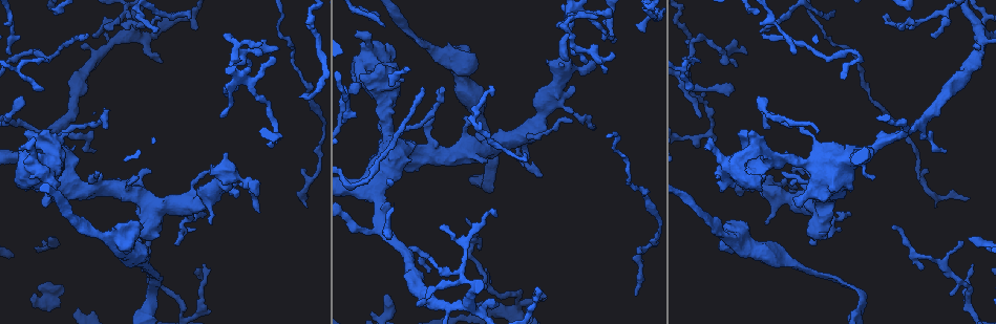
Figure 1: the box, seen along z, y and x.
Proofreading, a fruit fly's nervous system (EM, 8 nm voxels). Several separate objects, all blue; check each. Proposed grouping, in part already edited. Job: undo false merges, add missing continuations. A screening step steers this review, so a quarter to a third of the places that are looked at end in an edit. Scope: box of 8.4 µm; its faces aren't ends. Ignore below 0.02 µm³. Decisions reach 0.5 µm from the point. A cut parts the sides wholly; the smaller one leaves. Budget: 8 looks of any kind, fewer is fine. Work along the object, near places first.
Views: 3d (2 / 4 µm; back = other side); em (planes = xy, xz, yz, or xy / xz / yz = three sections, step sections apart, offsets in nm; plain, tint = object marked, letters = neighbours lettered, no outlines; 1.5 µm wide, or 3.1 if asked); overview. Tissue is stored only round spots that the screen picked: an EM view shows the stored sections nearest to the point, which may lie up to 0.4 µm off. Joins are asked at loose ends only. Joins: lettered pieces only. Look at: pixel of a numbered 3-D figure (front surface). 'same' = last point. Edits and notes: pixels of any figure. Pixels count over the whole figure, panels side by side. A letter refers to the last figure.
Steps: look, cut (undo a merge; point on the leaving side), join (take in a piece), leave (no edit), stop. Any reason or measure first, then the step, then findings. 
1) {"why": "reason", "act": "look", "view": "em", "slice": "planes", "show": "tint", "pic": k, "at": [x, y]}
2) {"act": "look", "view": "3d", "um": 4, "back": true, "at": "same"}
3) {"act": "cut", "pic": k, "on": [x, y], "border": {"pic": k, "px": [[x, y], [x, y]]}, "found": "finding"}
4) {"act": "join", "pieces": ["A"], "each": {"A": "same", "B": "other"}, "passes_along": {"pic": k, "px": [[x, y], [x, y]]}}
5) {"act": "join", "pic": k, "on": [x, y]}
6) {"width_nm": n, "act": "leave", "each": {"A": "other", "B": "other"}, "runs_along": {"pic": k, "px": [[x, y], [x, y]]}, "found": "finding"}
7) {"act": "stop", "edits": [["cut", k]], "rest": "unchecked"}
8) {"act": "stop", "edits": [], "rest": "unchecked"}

{"why": "stops while still wide", "act": "look", "view": "3d", "um": 2, "back": true, "pic": 1, "at": [210, 166]}

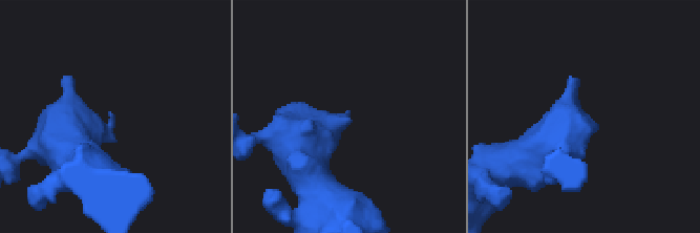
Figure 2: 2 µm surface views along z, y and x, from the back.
{"why": "shape alone is not enough", "act": "look", "view": "em", "slice": "yz", "step": 4, "show": "tint", "pic": 2, "at": [344, 113]}

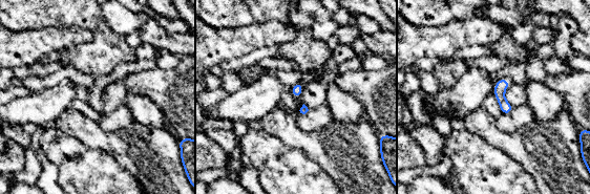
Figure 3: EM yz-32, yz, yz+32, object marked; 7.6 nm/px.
{"act": "look", "view": "em", "slice": "planes", "show": "letters", "at": "same"}

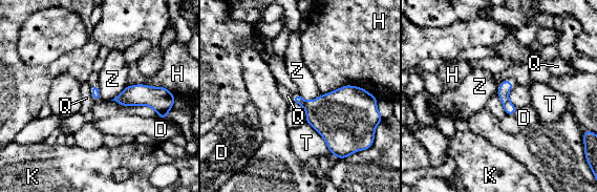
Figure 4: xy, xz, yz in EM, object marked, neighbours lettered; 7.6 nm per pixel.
{"act": "leave", "each": {"D": "other", "H": "other", "K": "other", "Q": "other", "T": "other", "Z": "other"}, "border": {"pic": 4, "px": [[299, 93], [305, 100], [321, 94]]}, "found": "none of them fits"}

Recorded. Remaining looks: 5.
{"why": "tapers out", "act": "look", "view": "em", "slice": "planes", "show": "letters", "pic": 1, "at": [541, 174]}

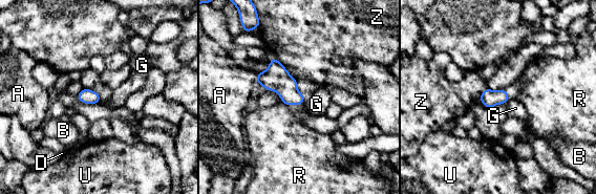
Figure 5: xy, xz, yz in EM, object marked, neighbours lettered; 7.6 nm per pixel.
{"longest_contact_nm": ["A", 70], "act": "leave", "each": {"A": "other", "B": "other", "D": "other", "G": "other", "R": "other", "U": "other", "Z": "other"}, "border": {"pic": 5, "px": [[305, 96], [301, 104]]}, "found": "no lettered piece goes on from it"}

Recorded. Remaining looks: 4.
{"why": "tapers out", "act": "look", "view": "em", "slice": "planes", "show": "letters", "pic": 1, "at": [959, 240]}

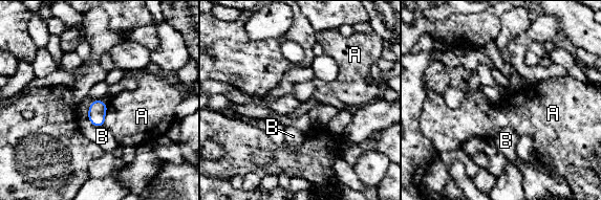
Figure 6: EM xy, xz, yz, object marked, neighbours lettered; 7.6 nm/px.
{"act": "leave", "each": {"A": "other", "B": "other"}, "border": {"pic": 6, "px": [[107, 104], [105, 119], [102, 125]]}, "found": "none of them fits"}

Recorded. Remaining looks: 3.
{"act": "stop", "edits": [], "rest": "unchecked"}

